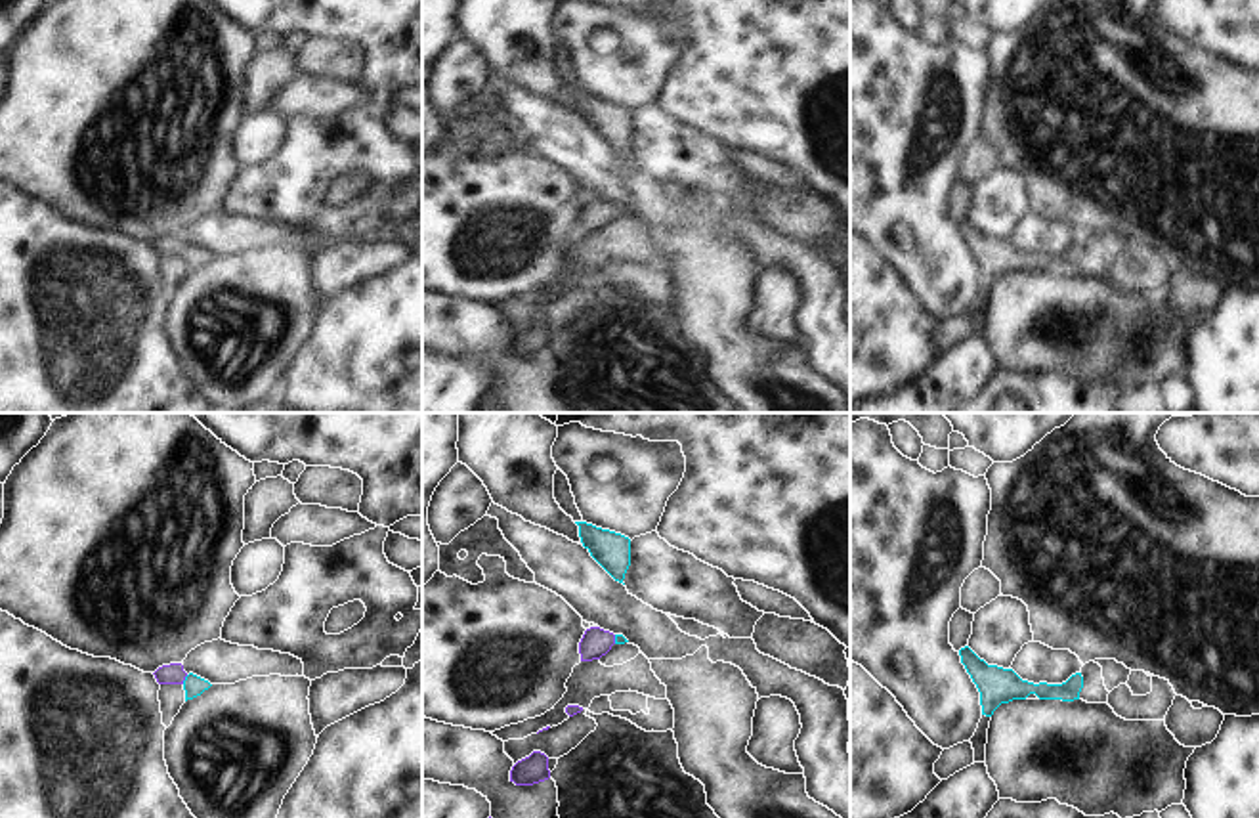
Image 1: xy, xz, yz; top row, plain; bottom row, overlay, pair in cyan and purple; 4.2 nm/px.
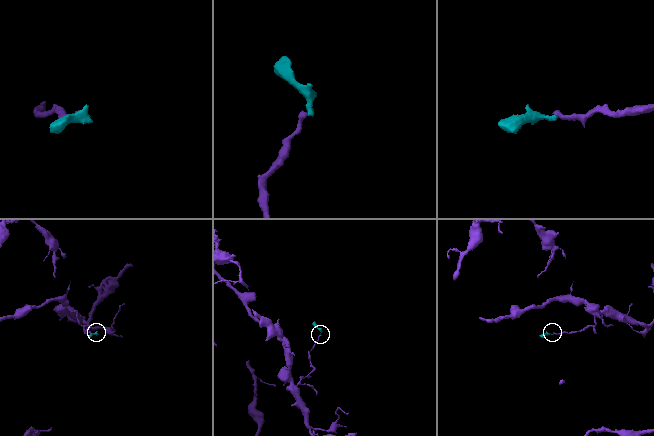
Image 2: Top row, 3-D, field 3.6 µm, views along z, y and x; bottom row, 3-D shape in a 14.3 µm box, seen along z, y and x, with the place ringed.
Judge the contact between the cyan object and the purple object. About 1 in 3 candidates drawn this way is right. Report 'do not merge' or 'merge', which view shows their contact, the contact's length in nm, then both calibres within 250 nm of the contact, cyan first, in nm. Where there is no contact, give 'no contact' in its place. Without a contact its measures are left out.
merge | xy | 50 nm | 90/90 nm

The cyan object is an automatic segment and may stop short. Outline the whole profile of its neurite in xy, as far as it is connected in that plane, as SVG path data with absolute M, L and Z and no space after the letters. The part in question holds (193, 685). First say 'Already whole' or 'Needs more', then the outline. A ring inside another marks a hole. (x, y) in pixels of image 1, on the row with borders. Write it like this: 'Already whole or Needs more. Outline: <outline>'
Needs more. Outline: M170 663L159 667L155 673L159 684L181 684L185 690L185 701L201 696L212 684L193 673L185 673L181 663Z

